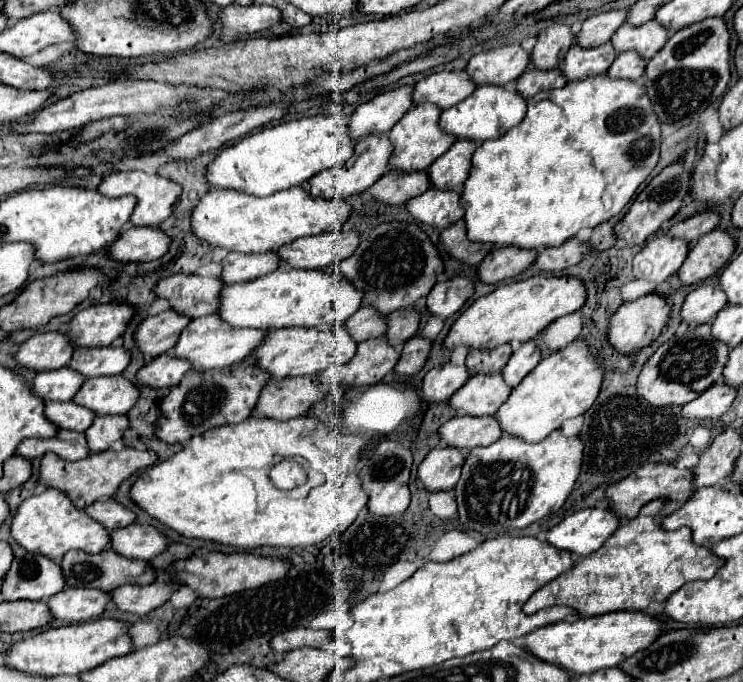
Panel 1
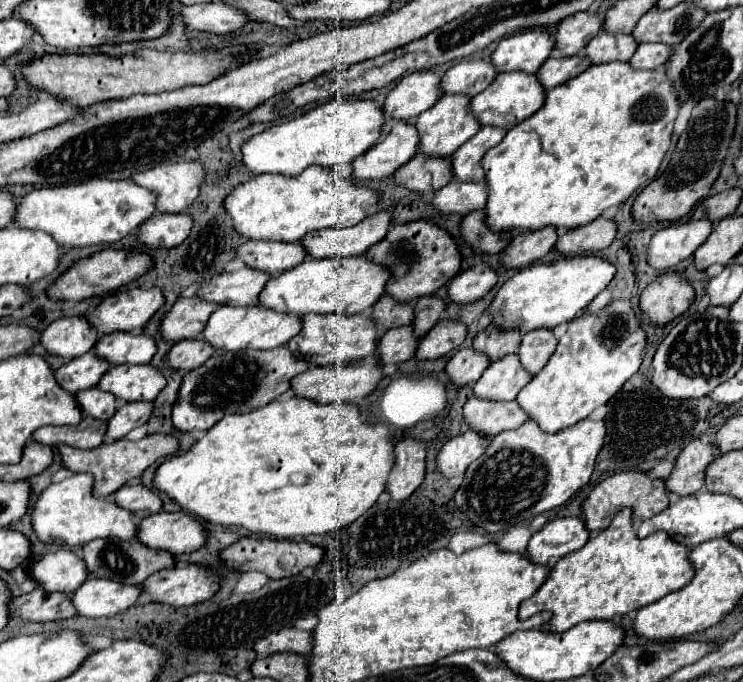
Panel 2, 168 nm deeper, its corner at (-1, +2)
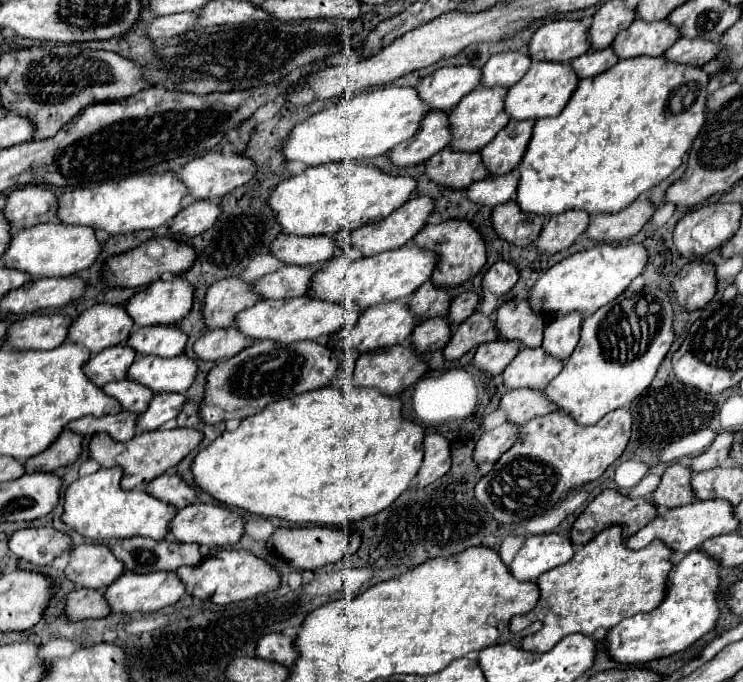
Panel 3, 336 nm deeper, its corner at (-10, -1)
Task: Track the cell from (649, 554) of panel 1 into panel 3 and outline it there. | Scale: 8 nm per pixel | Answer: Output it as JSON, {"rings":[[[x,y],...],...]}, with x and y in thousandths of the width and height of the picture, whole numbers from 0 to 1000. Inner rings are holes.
{"rings":[[[829,770],[818,773],[781,802],[764,826],[746,831],[721,849],[727,864],[724,884],[713,899],[694,902],[686,911],[686,925],[694,928],[719,911],[729,911],[732,919],[719,931],[705,934],[700,949],[705,955],[732,957],[762,931],[794,931],[805,919],[821,922],[843,905],[872,899],[891,884],[896,846],[904,834],[902,814],[904,808],[899,808],[886,790],[861,808],[848,808],[837,793],[837,776]]]}

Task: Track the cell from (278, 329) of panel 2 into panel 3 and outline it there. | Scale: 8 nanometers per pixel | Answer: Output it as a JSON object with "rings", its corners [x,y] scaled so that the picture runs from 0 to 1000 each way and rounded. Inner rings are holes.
{"rings":[[[396,435],[396,438],[353,438],[342,450],[326,456],[318,465],[318,479],[339,494],[339,497],[371,497],[377,503],[396,503],[404,497],[431,500],[433,494],[444,494],[447,488],[458,485],[463,474],[482,471],[482,453],[476,447],[463,444],[444,444],[433,438],[417,435]]]}

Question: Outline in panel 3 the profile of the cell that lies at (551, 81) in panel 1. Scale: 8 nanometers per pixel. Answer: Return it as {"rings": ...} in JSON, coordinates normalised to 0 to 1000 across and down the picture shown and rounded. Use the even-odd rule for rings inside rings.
{"rings":[[[818,69],[818,72],[797,72],[786,81],[781,81],[778,87],[773,87],[767,95],[775,101],[775,107],[781,113],[802,113],[813,104],[818,104],[821,98],[826,98],[834,87],[829,84],[829,78]]]}

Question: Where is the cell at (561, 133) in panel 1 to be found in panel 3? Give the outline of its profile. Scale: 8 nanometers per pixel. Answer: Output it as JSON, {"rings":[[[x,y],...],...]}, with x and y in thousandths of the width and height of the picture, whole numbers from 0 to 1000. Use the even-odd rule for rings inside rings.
{"rings":[[[851,84],[851,87],[837,87],[832,89],[824,101],[802,110],[802,113],[791,113],[783,116],[778,130],[773,133],[773,139],[767,142],[764,154],[759,157],[759,163],[748,172],[738,172],[738,174],[727,174],[721,177],[719,186],[719,198],[713,204],[711,221],[697,245],[700,254],[700,268],[697,268],[697,283],[694,283],[694,295],[700,298],[700,306],[708,312],[724,312],[724,315],[751,315],[767,306],[783,306],[794,315],[799,312],[832,312],[837,306],[843,306],[851,295],[859,292],[859,286],[864,286],[867,280],[878,277],[880,271],[886,271],[888,265],[894,265],[904,251],[910,251],[918,242],[921,227],[931,218],[934,204],[939,201],[948,174],[950,174],[950,148],[953,148],[953,107],[948,107],[942,98],[934,98],[929,92],[904,92],[896,84]]]}

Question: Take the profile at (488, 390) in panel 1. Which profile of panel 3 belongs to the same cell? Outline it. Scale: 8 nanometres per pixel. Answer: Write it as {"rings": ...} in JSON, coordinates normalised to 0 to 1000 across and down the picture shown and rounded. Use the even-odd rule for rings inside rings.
{"rings":[[[705,509],[689,532],[678,541],[678,565],[684,570],[713,567],[713,570],[732,570],[754,544],[759,532],[743,521],[738,521],[729,509],[713,512]]]}

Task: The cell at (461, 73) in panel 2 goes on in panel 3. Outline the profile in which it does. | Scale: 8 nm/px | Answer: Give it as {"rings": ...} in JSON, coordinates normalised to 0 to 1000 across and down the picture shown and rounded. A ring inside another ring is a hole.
{"rings":[[[684,75],[684,78],[662,81],[657,92],[649,98],[649,125],[689,128],[711,107],[713,92],[716,87],[711,78]]]}

